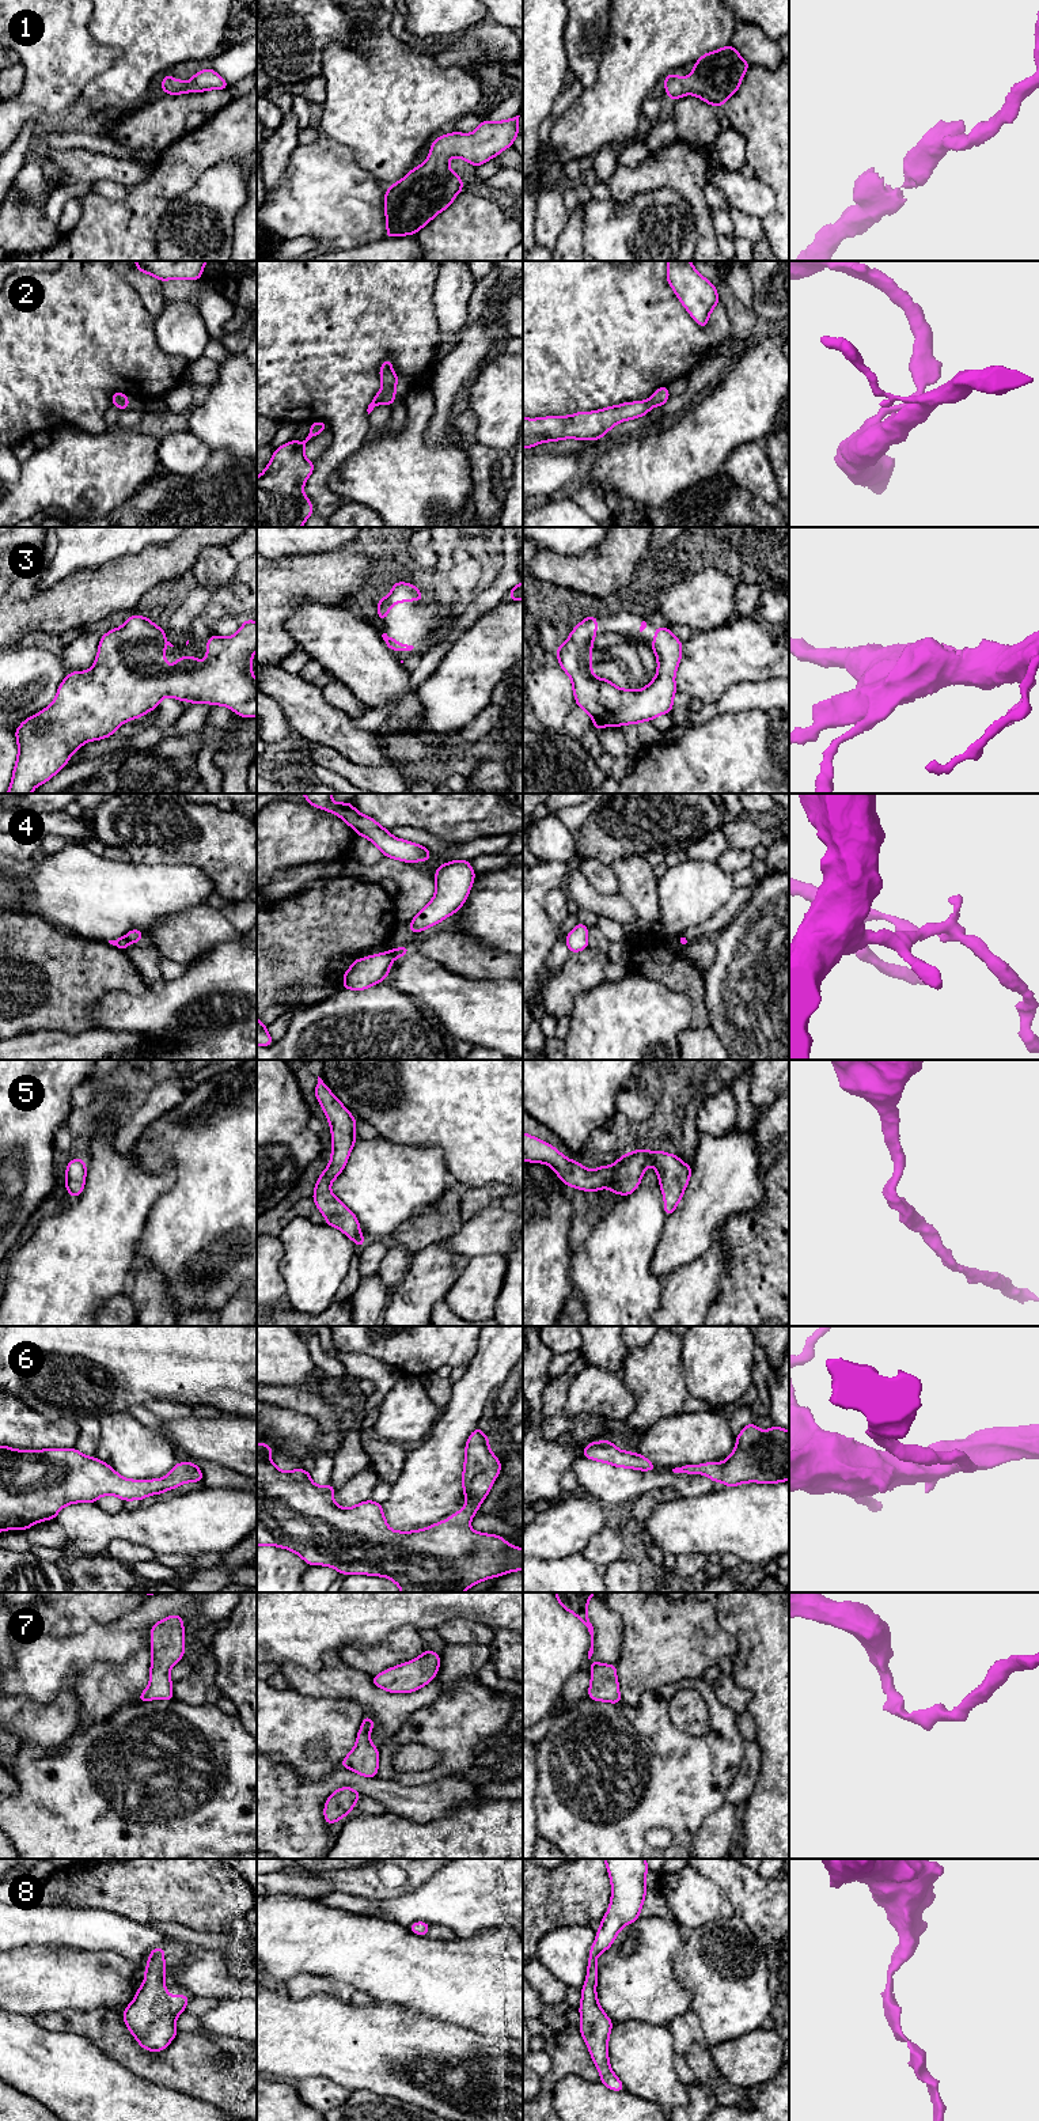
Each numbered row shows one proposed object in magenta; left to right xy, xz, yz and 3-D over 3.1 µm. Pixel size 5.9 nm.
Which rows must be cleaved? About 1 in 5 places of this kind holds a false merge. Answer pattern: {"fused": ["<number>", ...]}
{"fused": ["4"]}

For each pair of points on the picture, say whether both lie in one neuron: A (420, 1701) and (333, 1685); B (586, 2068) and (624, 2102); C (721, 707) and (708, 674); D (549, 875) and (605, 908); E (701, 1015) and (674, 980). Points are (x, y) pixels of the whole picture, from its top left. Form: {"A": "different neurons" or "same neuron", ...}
{"A": "same neuron", "B": "different neurons", "C": "different neurons", "D": "different neurons", "E": "same neuron"}

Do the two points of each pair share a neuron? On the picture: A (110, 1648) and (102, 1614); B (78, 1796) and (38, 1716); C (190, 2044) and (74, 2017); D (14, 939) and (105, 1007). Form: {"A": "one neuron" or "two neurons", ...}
{"A": "two neurons", "B": "two neurons", "C": "one neuron", "D": "two neurons"}

